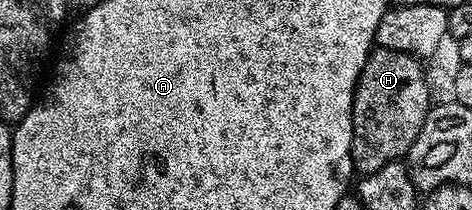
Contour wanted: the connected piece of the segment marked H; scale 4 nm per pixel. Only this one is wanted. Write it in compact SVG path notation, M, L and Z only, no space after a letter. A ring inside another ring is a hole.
M375 46L364 61L364 69L354 90L350 156L355 172L359 176L371 175L376 169L384 169L384 165L406 157L431 106L423 60L396 49Z

